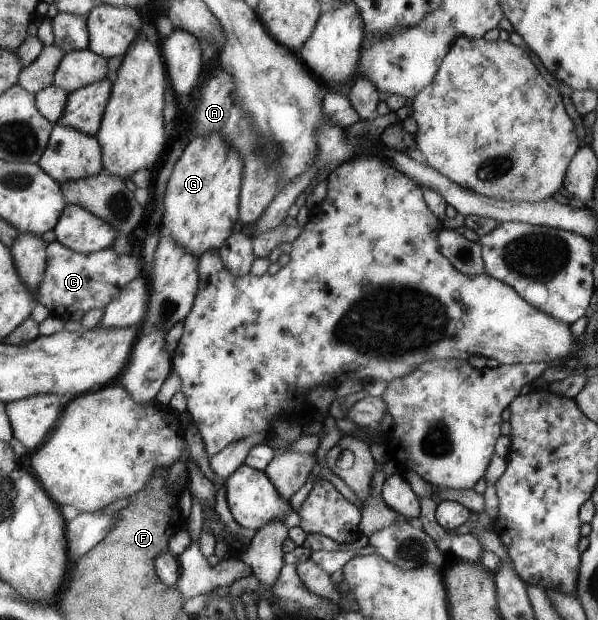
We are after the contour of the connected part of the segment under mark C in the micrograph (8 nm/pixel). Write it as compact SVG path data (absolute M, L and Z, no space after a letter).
M55 240L47 245L46 270L33 291L33 297L49 314L66 319L75 311L105 308L125 289L125 283L129 285L133 281L133 277L137 278L137 257L128 251L115 255L109 247L91 254L81 254Z

